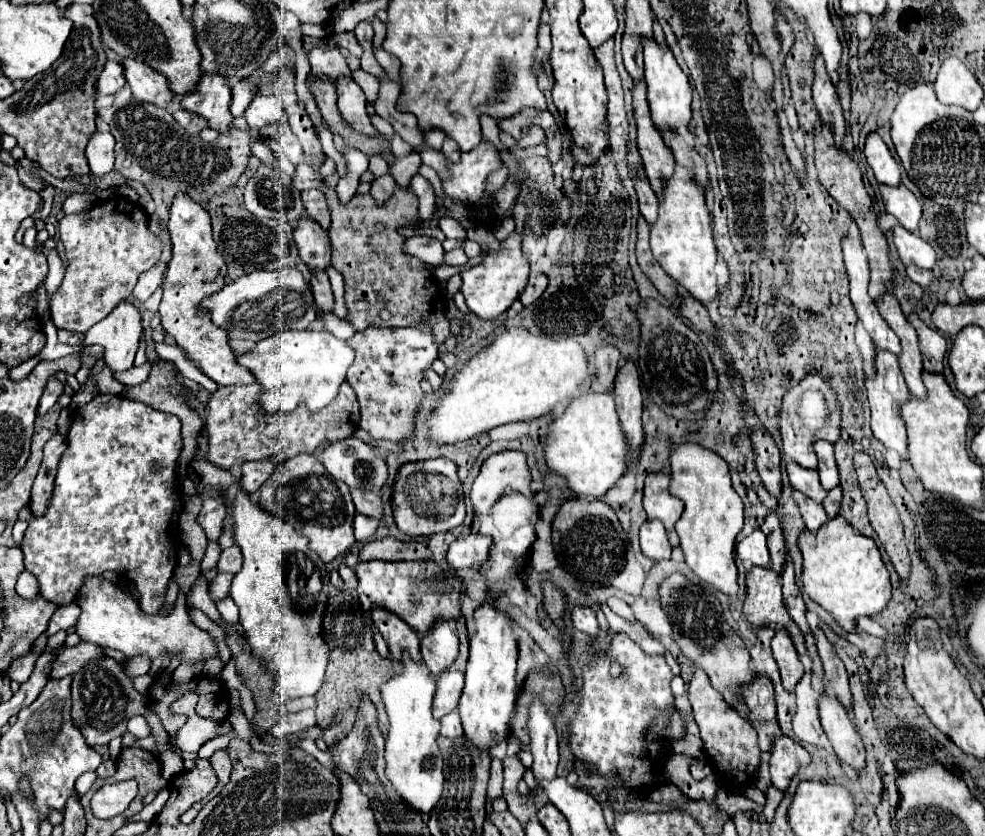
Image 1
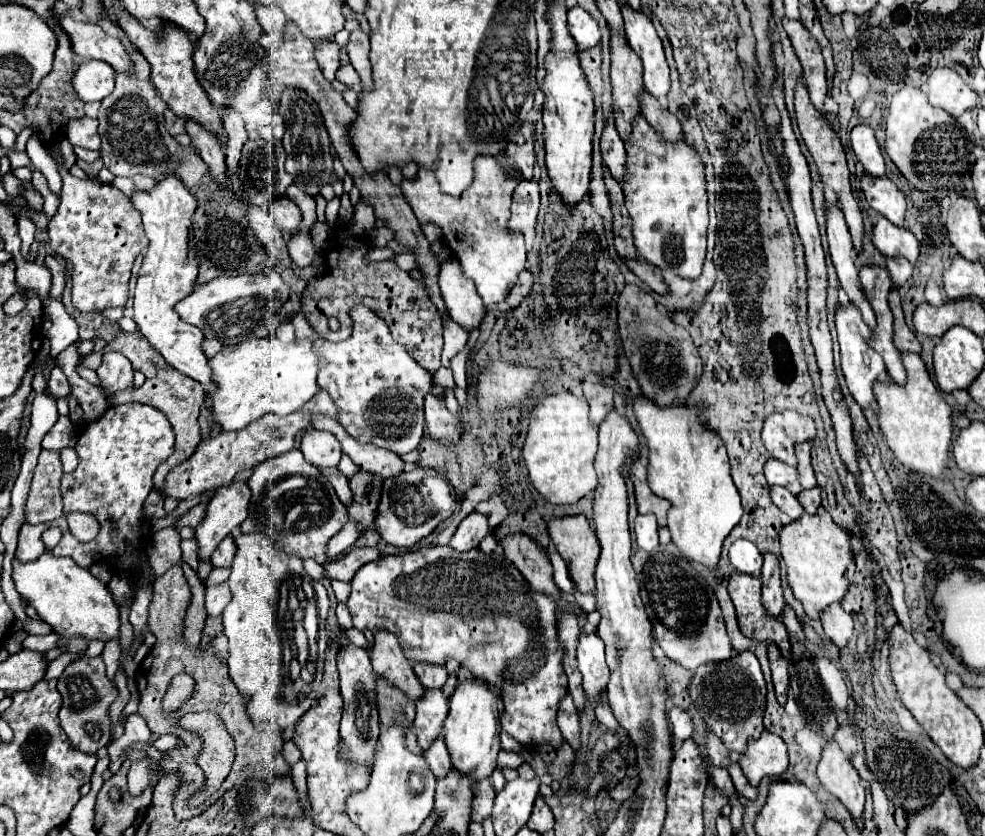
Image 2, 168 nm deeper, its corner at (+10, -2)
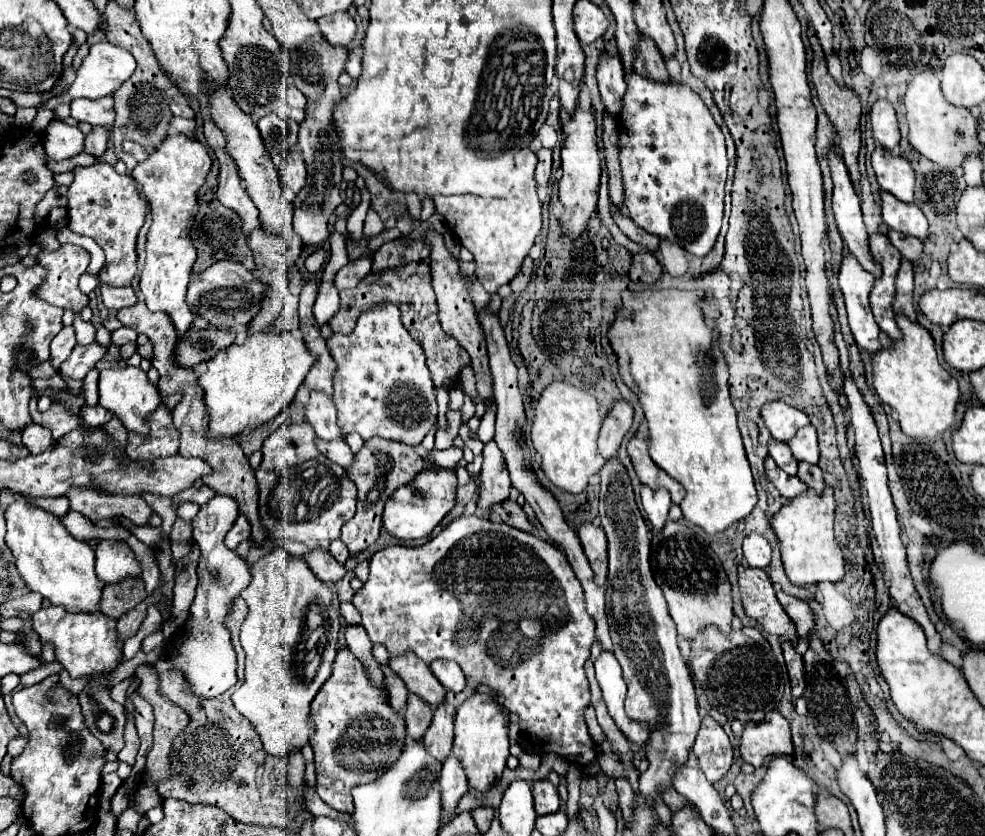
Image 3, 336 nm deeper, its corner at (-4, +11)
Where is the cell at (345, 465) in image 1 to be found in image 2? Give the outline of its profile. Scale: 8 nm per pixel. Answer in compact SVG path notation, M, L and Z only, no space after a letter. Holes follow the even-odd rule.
M309 430L301 439L301 451L305 459L315 467L337 467L341 459L341 445L337 437L328 431Z

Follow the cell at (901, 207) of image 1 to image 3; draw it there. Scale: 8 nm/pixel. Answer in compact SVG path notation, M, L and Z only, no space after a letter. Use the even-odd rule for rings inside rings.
M877 146L871 154L871 164L879 186L903 202L913 202L915 174L909 160L893 156L883 146Z

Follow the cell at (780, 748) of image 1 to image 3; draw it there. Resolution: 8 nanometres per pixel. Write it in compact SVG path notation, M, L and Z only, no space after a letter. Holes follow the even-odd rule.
M777 710L767 712L763 722L759 724L747 722L743 728L739 750L743 760L753 764L755 768L763 766L775 756L791 754L793 744L789 722Z

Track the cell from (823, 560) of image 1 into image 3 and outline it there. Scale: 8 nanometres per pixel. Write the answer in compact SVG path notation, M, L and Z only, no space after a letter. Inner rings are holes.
M825 486L823 494L807 488L801 496L789 500L781 510L771 516L771 528L781 544L781 560L787 578L797 586L817 584L817 582L839 582L845 576L843 552L833 534L835 518L835 498L833 488Z

